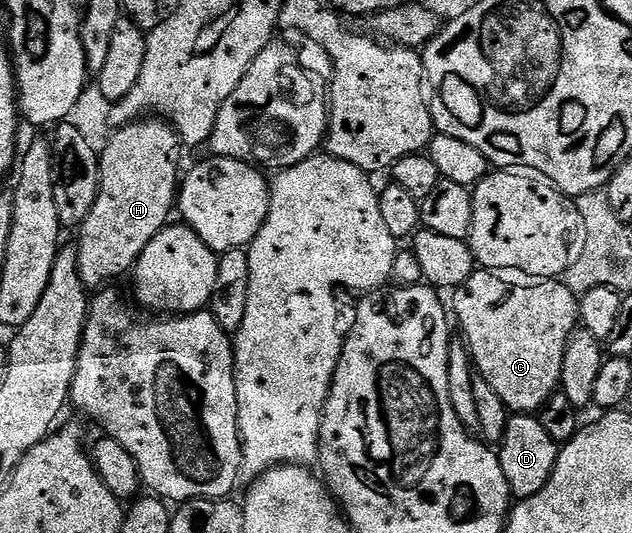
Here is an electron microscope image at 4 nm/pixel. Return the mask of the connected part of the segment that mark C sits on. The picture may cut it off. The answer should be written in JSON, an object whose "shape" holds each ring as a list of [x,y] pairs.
{"shape":[[[477,269],[472,272],[471,277],[465,281],[461,287],[455,288],[452,299],[451,310],[454,312],[454,319],[460,322],[460,327],[468,337],[467,346],[472,353],[472,361],[479,378],[485,379],[494,389],[494,393],[500,398],[501,403],[512,413],[536,413],[543,408],[551,395],[555,395],[560,387],[560,378],[562,377],[562,359],[566,357],[566,345],[572,332],[577,330],[578,320],[580,318],[580,305],[578,302],[577,292],[572,291],[564,284],[563,281],[532,281],[529,287],[523,287],[522,284],[516,283],[511,287],[507,283],[507,278],[501,277],[497,272],[491,269]]]}

